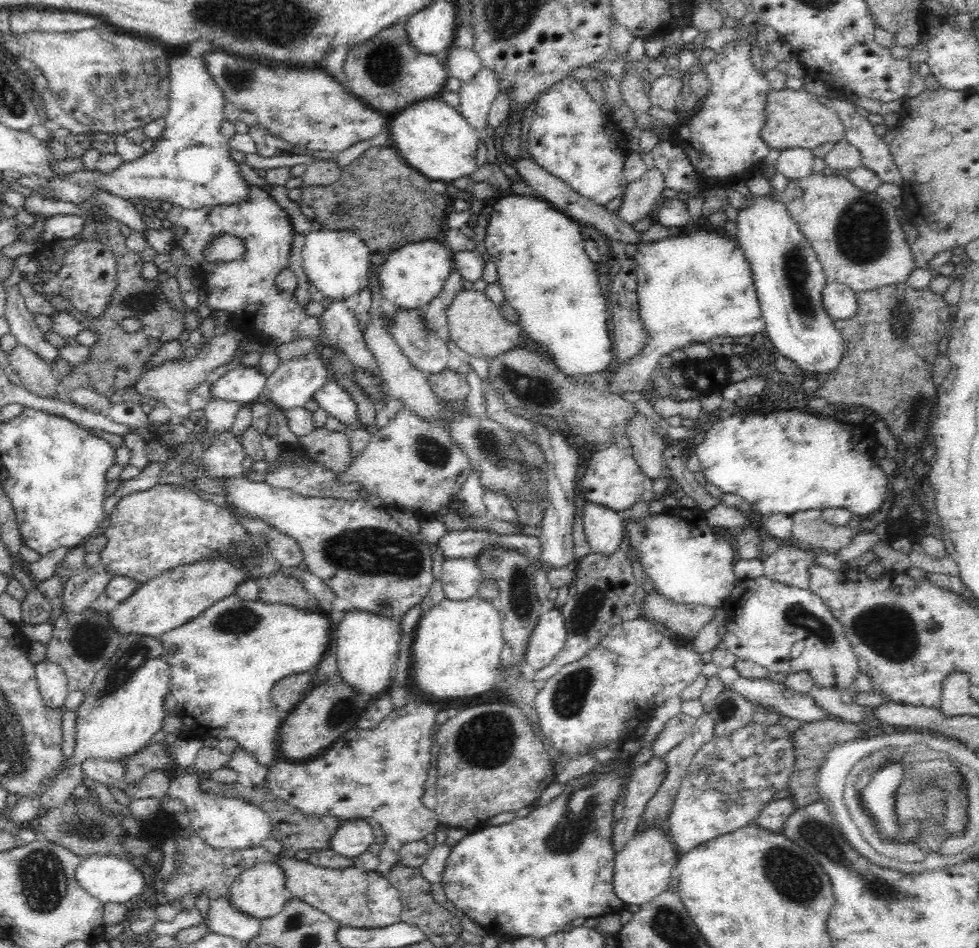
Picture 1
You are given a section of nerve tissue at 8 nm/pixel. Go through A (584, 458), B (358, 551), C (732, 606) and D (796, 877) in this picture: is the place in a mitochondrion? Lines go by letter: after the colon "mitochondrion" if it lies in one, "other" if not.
A: other
B: mitochondrion
C: other
D: mitochondrion

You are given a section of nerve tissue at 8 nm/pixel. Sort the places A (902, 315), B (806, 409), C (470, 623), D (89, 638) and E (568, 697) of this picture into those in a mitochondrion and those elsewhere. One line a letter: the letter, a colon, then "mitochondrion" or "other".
A: mitochondrion
B: other
C: other
D: mitochondrion
E: mitochondrion

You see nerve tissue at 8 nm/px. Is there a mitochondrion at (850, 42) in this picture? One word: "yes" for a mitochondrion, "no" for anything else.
no

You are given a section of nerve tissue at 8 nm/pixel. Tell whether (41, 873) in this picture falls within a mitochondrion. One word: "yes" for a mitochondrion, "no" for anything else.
yes

